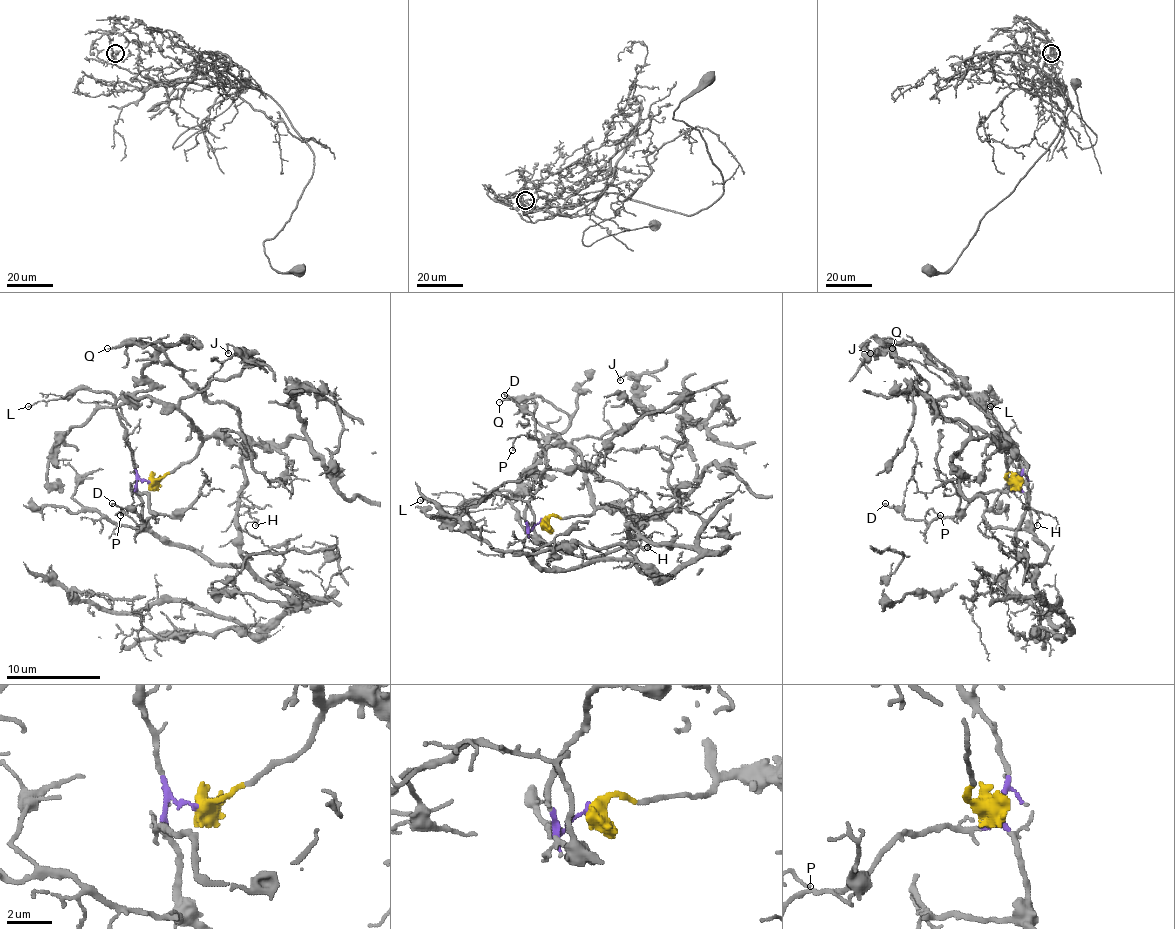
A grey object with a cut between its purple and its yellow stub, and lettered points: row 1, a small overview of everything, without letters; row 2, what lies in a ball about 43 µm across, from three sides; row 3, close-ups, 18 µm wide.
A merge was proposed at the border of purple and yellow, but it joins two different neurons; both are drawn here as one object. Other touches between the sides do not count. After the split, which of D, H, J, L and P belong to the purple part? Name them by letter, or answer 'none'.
D, H, L, P

